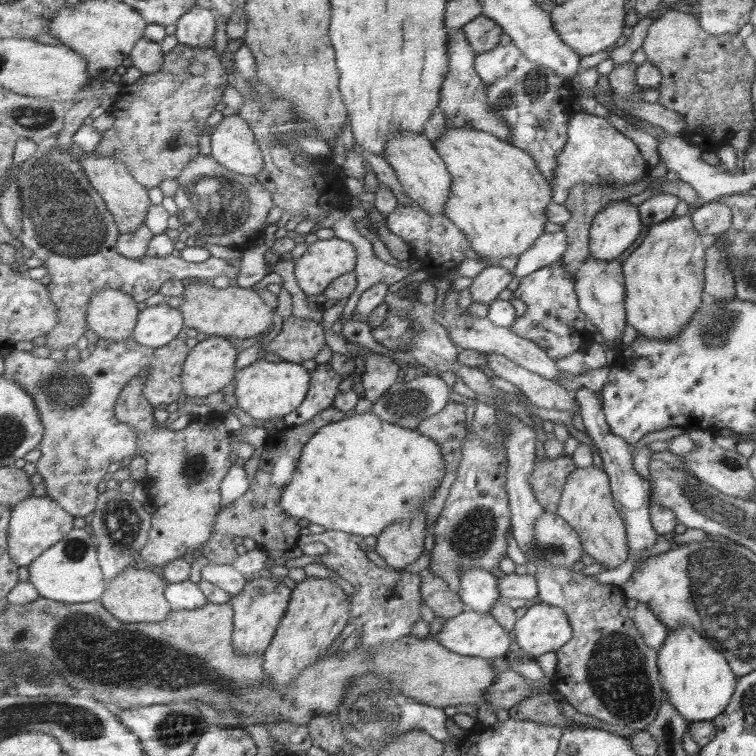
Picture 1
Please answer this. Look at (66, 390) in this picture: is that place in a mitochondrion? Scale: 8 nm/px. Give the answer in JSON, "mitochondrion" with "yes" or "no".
{"mitochondrion":"yes"}

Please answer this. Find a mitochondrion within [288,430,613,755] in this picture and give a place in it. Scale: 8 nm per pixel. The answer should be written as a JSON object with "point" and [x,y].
{"point":[375,710]}

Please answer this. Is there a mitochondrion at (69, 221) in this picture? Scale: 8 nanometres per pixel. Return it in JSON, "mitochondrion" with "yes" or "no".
{"mitochondrion":"yes"}

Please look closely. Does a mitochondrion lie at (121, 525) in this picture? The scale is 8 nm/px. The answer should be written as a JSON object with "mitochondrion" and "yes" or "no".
{"mitochondrion":"yes"}

